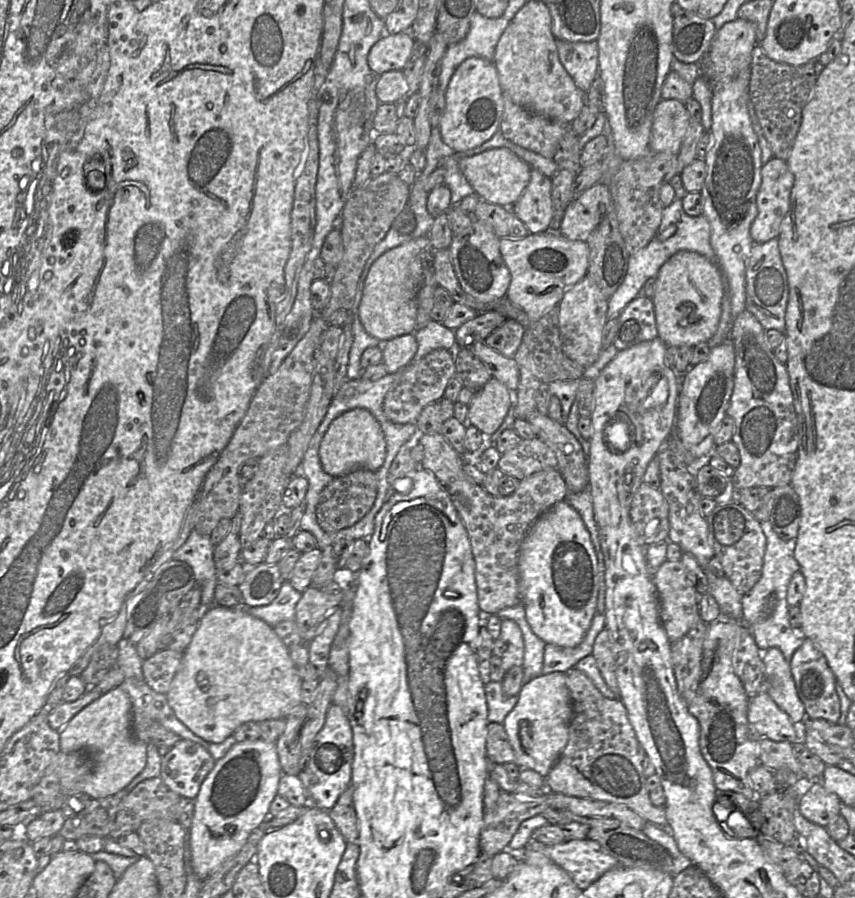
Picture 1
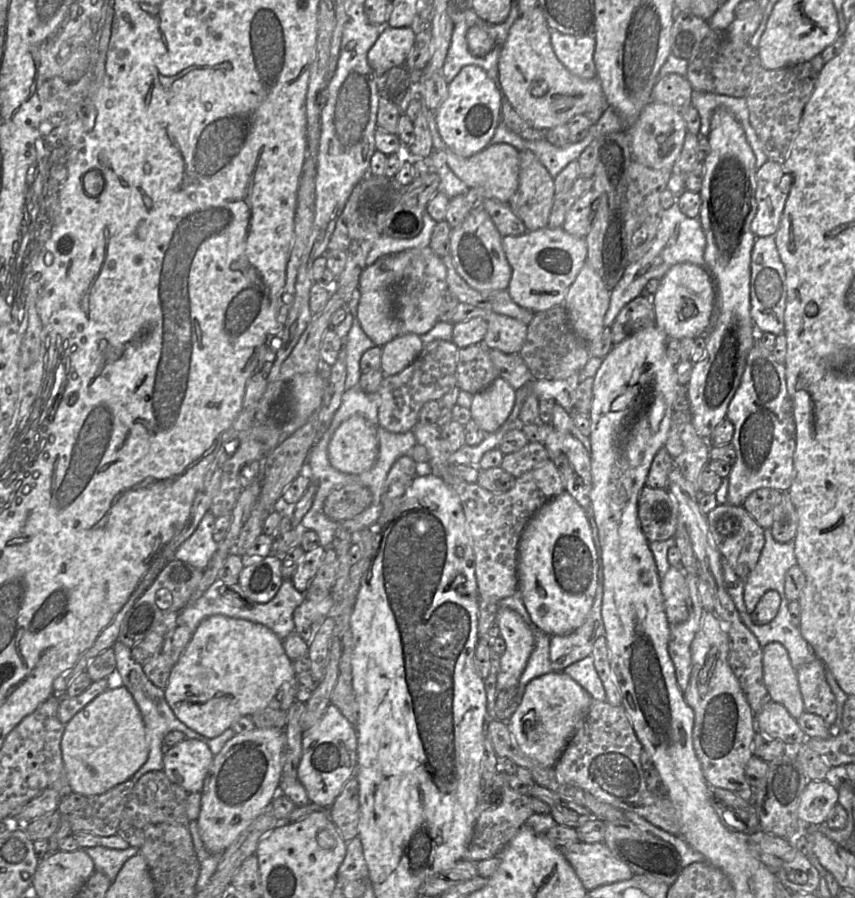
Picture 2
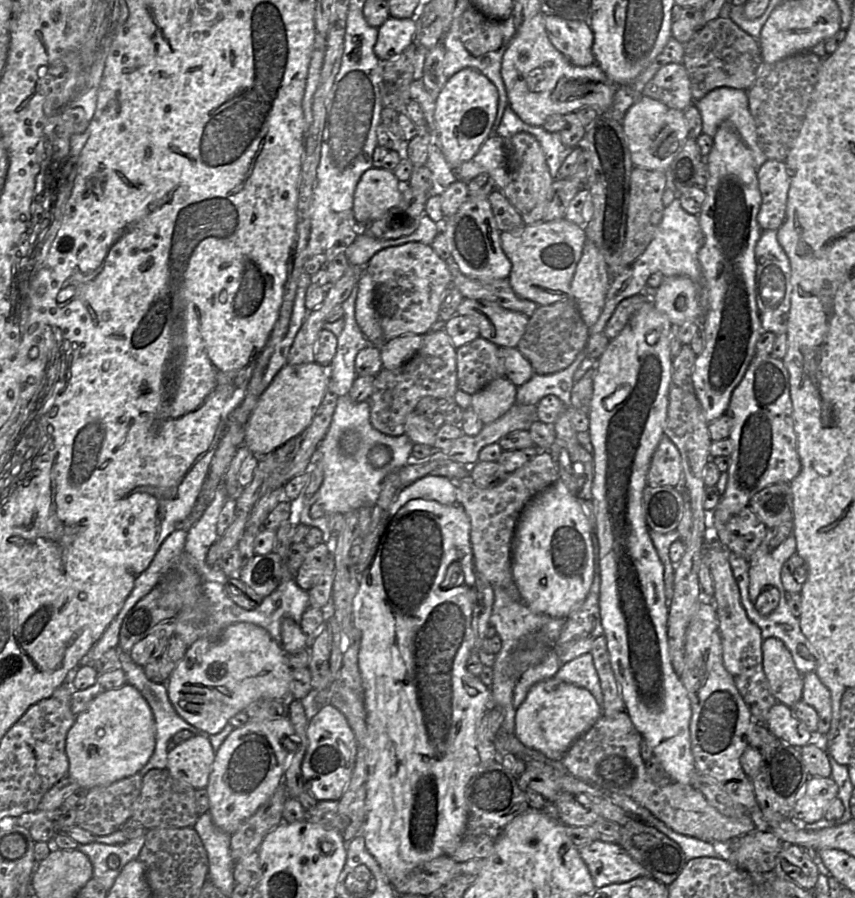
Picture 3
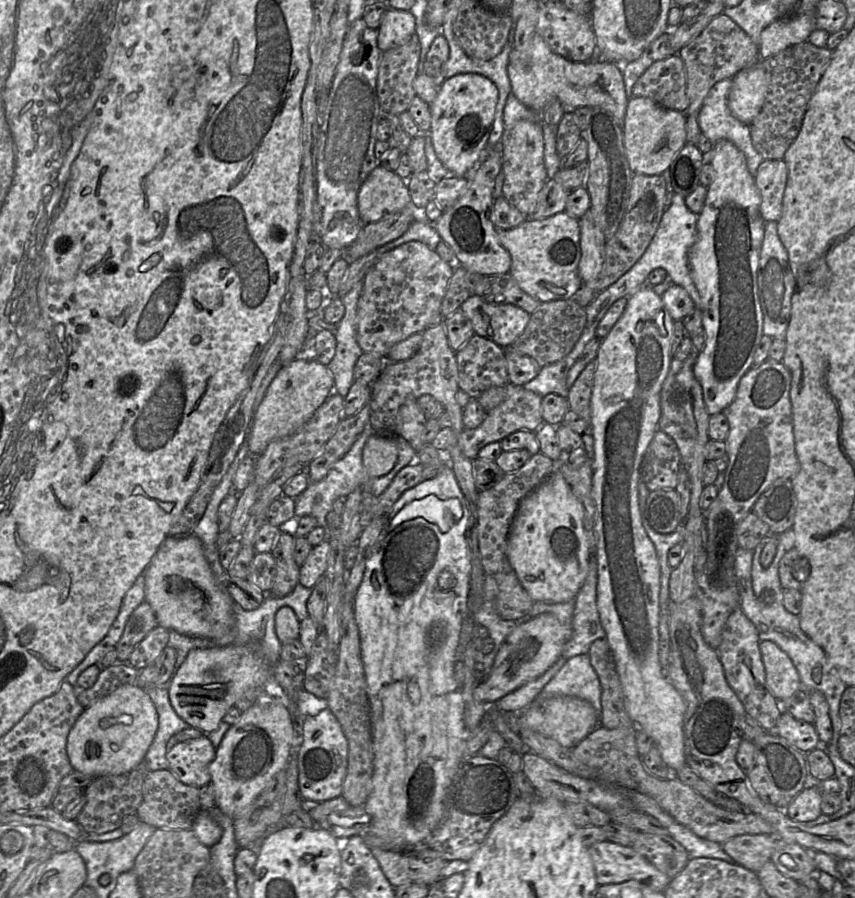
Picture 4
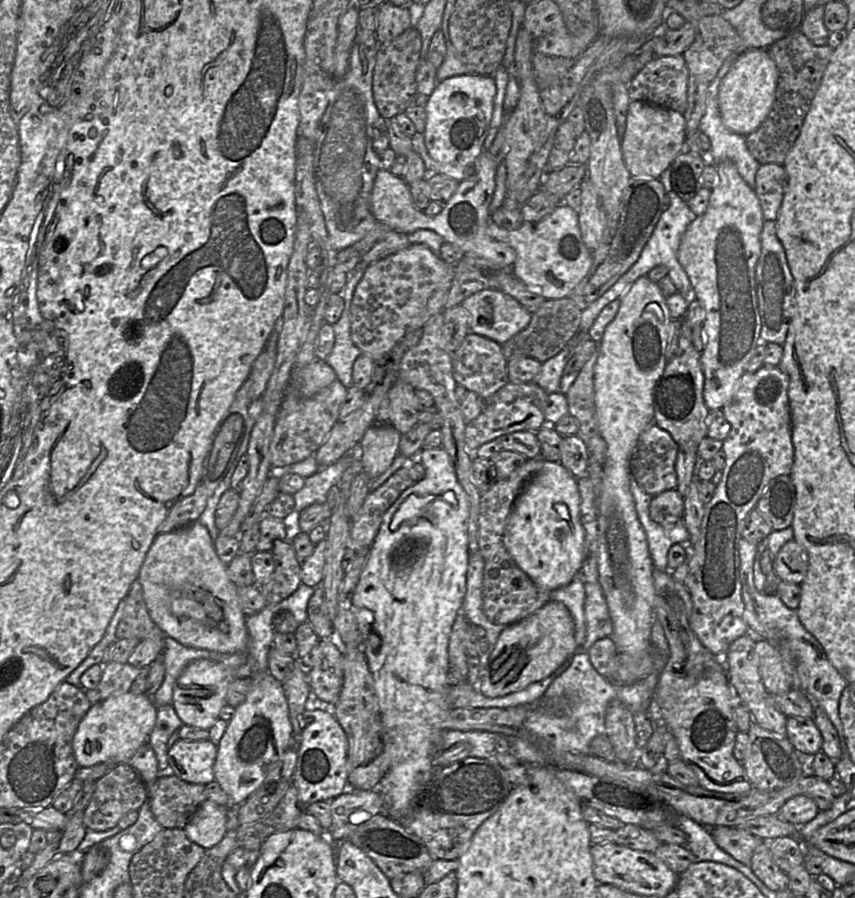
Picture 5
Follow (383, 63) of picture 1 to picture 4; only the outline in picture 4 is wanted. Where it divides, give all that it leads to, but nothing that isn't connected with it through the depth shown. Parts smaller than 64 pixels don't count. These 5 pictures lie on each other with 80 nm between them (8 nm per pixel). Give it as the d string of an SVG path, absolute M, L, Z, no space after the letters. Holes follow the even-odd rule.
M388 8L378 30L378 48L388 51L406 44L416 34L416 19L409 11Z

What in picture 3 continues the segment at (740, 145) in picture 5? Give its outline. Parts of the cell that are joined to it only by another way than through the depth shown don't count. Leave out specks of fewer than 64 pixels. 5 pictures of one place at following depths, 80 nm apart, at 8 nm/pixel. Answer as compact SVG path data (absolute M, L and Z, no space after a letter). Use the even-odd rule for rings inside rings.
M719 87L693 102L702 119L702 133L713 138L722 123L730 123L754 159L756 173L767 160L757 143L757 132L745 90Z

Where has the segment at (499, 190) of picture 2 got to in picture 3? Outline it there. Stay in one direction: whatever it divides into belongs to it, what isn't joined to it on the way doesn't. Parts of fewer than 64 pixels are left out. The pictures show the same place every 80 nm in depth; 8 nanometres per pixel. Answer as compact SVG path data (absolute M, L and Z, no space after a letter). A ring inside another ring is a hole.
M490 135L471 160L451 167L458 180L468 184L476 176L486 173L494 181L494 189L502 191L510 181L505 144L505 139Z

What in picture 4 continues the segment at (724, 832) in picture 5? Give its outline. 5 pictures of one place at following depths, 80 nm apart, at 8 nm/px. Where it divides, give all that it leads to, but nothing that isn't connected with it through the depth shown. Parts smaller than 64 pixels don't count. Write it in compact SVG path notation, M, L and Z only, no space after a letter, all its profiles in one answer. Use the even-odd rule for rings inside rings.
M738 835L722 844L722 849L738 864L757 873L765 863L771 861L776 846L773 835Z

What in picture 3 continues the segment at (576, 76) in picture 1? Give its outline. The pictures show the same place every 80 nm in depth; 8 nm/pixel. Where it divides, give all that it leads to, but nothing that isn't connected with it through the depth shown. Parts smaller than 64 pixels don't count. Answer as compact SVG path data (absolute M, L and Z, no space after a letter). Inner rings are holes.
M544 15L544 22L550 42L572 65L588 67L595 64L592 52L594 34L588 21L566 20L558 16Z

